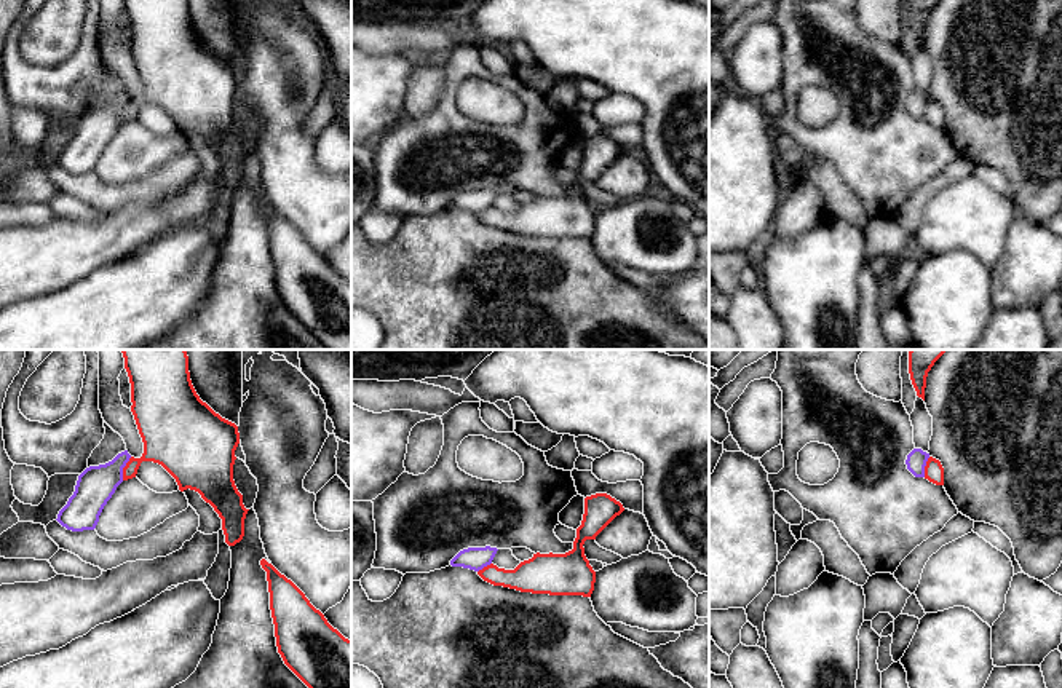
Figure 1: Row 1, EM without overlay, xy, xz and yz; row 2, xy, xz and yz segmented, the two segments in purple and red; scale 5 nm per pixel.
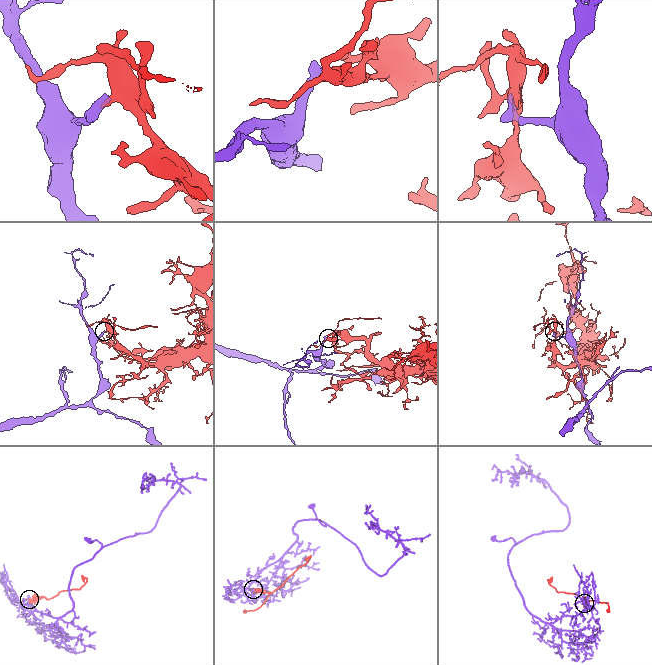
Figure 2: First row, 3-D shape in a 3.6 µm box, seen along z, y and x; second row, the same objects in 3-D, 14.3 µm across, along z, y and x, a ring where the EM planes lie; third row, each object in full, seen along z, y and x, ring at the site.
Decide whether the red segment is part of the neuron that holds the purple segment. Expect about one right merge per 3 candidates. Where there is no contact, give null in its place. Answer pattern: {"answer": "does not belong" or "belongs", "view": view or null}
{"answer": "does not belong", "view": "xy"}

